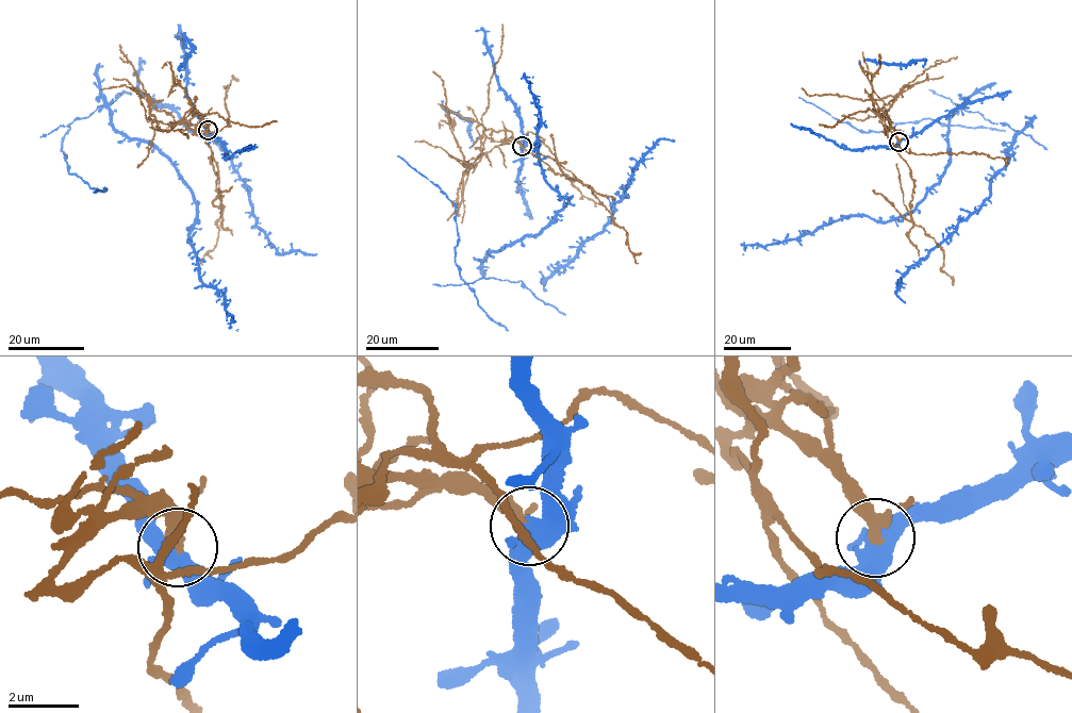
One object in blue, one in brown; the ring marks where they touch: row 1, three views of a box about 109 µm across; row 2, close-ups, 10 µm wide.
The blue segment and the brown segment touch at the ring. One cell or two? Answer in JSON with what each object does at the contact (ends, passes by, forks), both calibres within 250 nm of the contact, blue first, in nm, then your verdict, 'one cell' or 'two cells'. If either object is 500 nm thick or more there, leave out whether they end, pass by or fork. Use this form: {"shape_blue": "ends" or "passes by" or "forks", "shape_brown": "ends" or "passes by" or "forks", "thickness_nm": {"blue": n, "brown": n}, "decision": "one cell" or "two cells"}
{"shape_blue": "forks", "shape_brown": "passes by", "thickness_nm": {"blue": 440, "brown": 280}, "decision": "two cells"}

